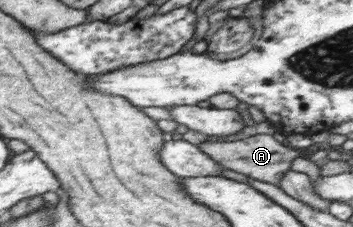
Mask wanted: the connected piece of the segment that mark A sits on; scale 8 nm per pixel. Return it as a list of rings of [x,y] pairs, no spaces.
[[[257,134],[237,141],[217,141],[215,139],[214,143],[210,143],[206,140],[204,143],[200,143],[199,147],[203,149],[204,153],[212,157],[212,160],[218,162],[221,167],[277,186],[279,186],[278,182],[281,175],[290,169],[294,159],[300,157],[298,149],[284,147],[270,134]]]

